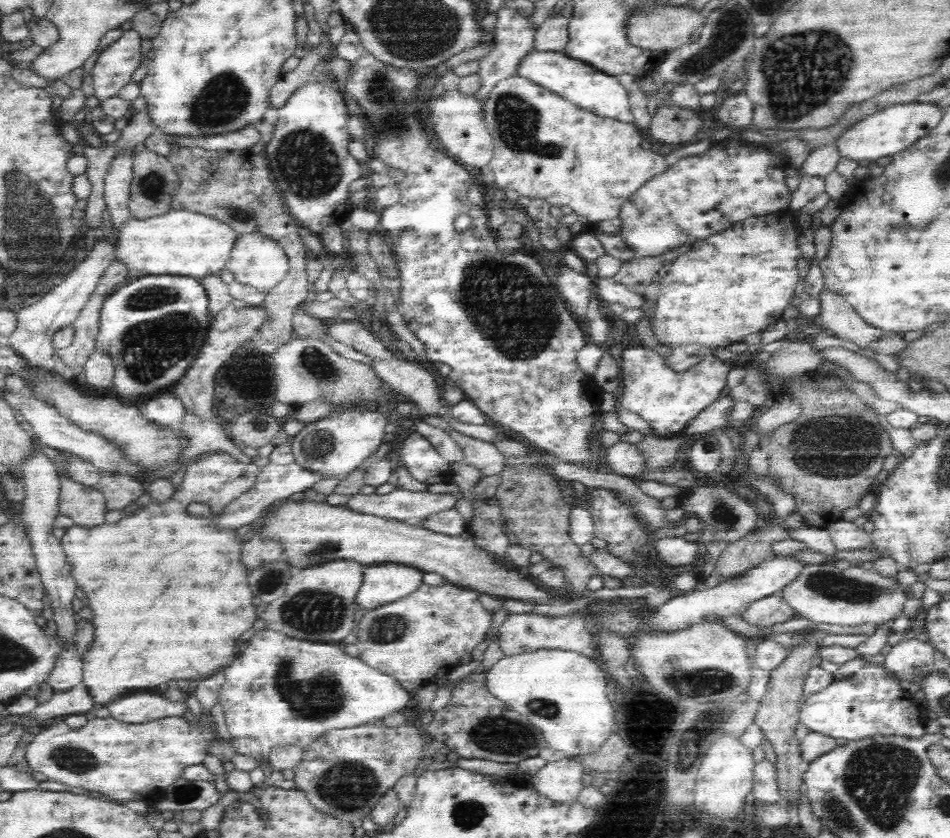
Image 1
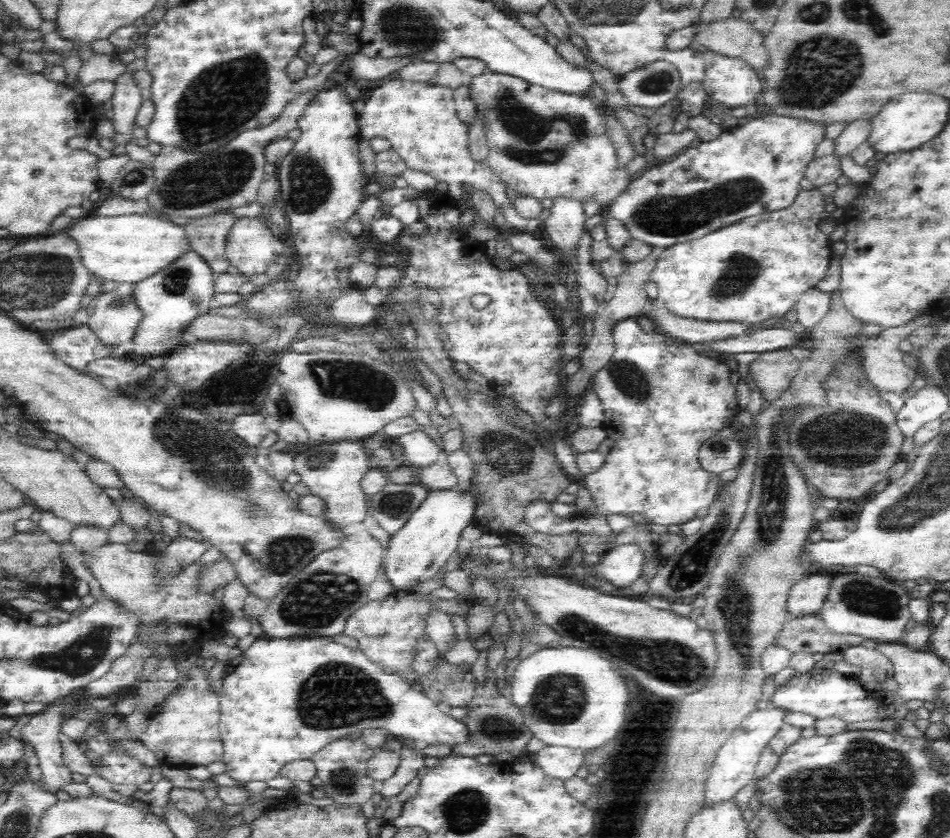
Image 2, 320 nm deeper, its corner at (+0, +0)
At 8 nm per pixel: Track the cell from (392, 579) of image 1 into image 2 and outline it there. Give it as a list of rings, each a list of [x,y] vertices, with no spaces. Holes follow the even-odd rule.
[[[432,490],[410,519],[391,539],[385,549],[382,564],[386,578],[398,589],[410,589],[426,582],[440,572],[453,556],[464,528],[474,524],[476,498],[473,490]]]

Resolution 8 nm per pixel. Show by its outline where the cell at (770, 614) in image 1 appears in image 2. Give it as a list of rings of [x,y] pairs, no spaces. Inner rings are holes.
[[[815,573],[800,579],[789,592],[787,611],[790,615],[816,615],[830,592],[832,573]]]

